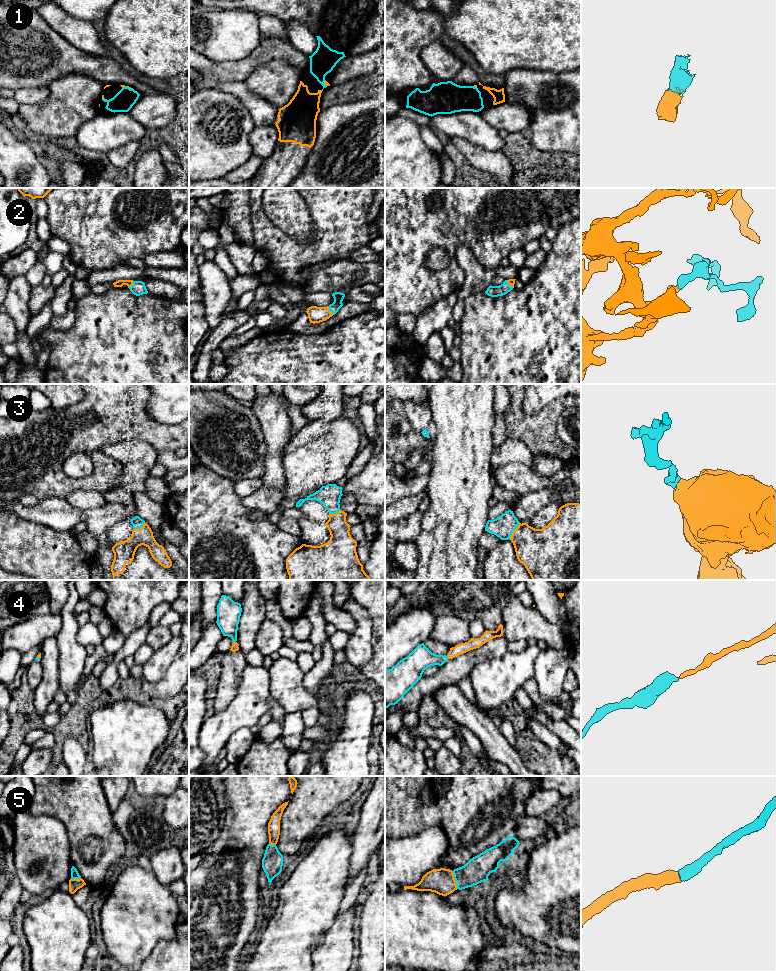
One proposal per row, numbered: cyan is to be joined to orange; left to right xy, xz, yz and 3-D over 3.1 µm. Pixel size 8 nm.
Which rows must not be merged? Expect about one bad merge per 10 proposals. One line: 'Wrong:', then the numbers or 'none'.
Wrong: none

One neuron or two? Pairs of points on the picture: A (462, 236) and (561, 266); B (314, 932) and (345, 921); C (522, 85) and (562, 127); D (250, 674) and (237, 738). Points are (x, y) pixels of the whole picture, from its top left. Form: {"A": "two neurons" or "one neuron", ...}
{"A": "two neurons", "B": "two neurons", "C": "one neuron", "D": "two neurons"}

